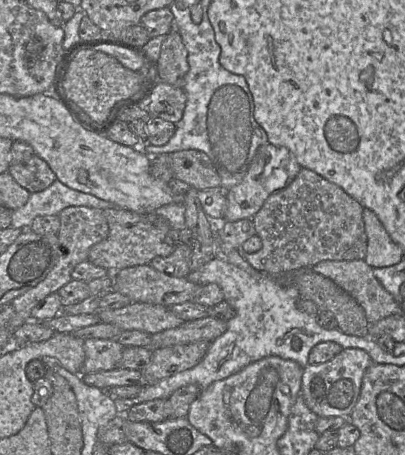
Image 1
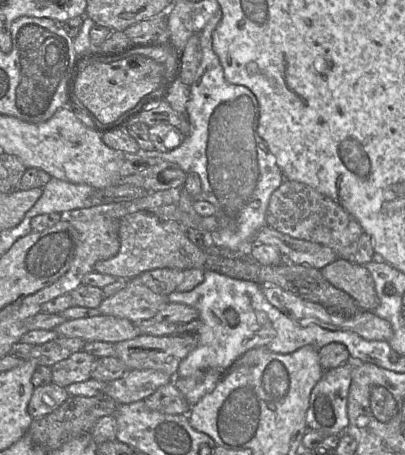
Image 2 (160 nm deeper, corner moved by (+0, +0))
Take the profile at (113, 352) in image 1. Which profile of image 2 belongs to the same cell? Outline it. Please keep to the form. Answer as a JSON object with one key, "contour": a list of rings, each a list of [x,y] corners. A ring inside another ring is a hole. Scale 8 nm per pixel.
{"contour":[[[83,350],[73,353],[51,367],[52,382],[64,388],[73,383],[84,382],[91,378],[95,361],[93,355]]]}

